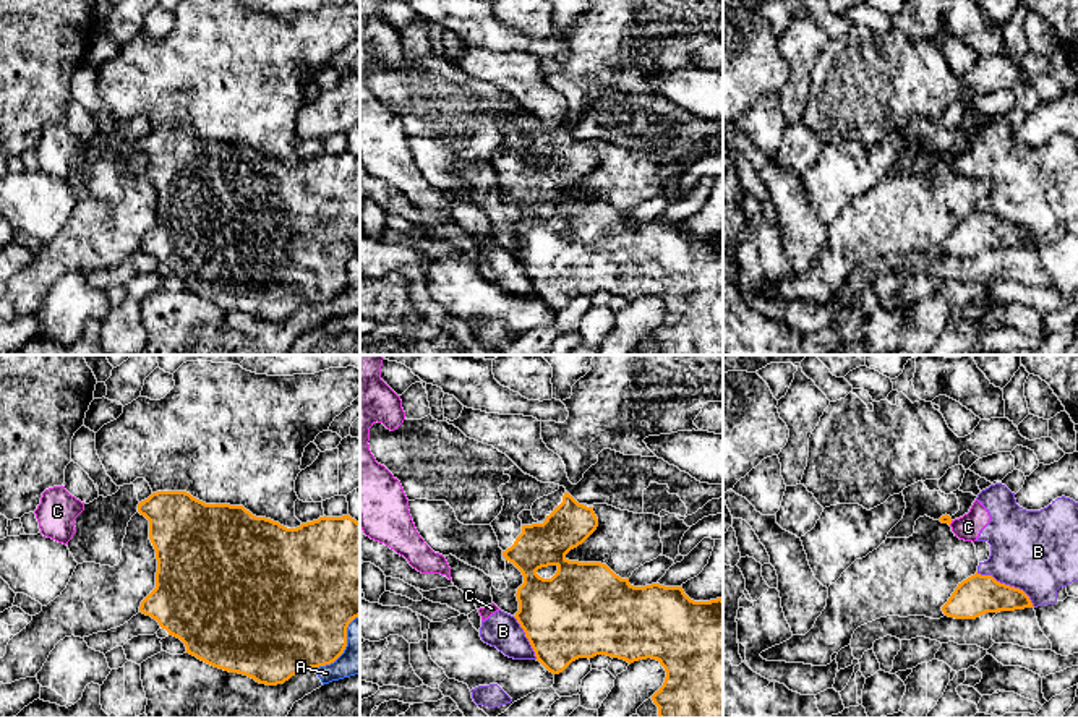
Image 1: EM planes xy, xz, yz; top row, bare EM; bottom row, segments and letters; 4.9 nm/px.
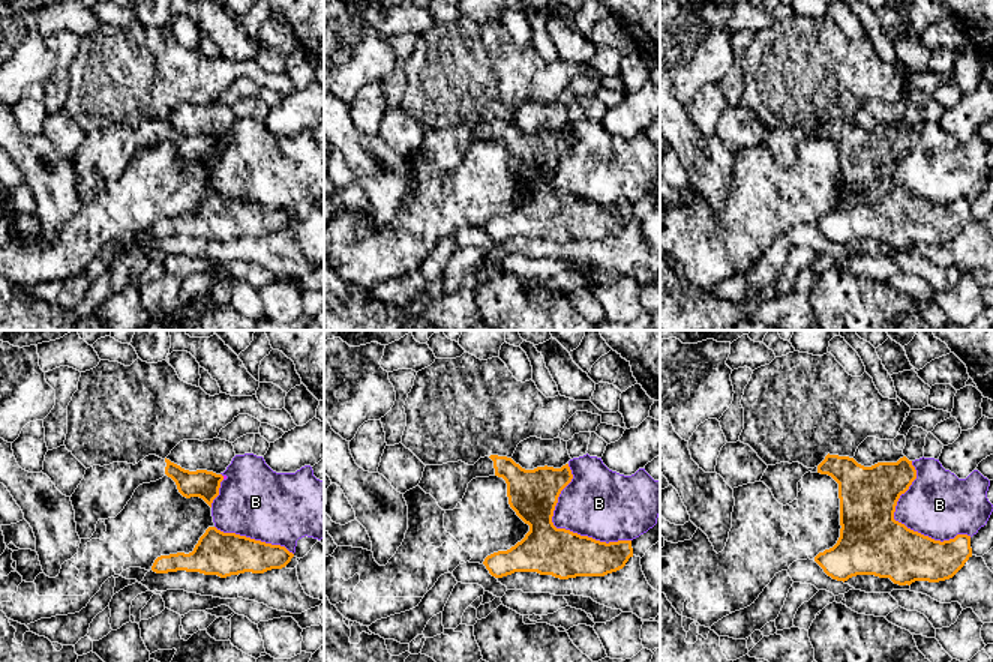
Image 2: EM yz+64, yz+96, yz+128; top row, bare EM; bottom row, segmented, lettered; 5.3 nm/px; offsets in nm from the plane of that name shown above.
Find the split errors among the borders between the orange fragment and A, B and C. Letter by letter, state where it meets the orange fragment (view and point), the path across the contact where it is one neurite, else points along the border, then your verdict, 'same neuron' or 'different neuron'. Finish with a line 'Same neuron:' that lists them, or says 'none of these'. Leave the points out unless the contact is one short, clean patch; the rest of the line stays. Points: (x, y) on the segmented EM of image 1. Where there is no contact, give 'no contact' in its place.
A: xy (344, 649) | different neuron
B: yz (1007, 585) | different neuron
C: yz (950, 522) | along yz (952, 521), (949, 524) | different neuron
Same neuron: none of these

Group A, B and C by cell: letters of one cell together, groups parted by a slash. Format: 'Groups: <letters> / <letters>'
Groups: A / B C

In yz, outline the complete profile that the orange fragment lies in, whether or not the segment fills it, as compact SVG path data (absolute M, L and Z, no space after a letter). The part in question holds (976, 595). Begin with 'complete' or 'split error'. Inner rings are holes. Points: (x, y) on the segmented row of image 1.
complete; M974 574L958 583L942 611L955 619L976 619L986 613L1034 608L1029 596L992 575Z

